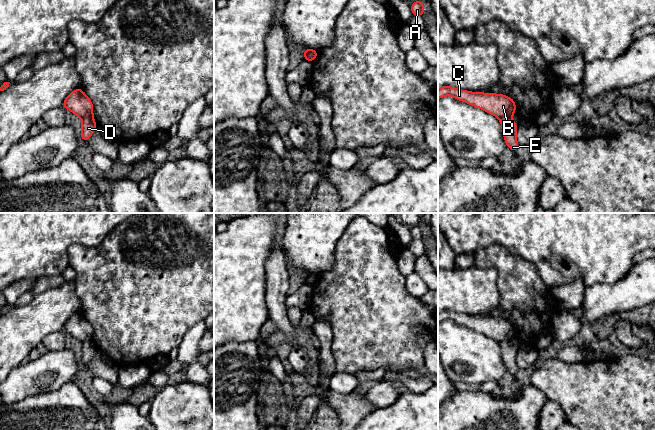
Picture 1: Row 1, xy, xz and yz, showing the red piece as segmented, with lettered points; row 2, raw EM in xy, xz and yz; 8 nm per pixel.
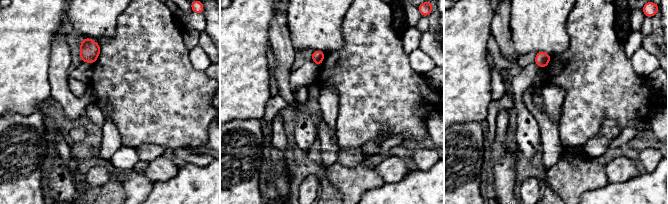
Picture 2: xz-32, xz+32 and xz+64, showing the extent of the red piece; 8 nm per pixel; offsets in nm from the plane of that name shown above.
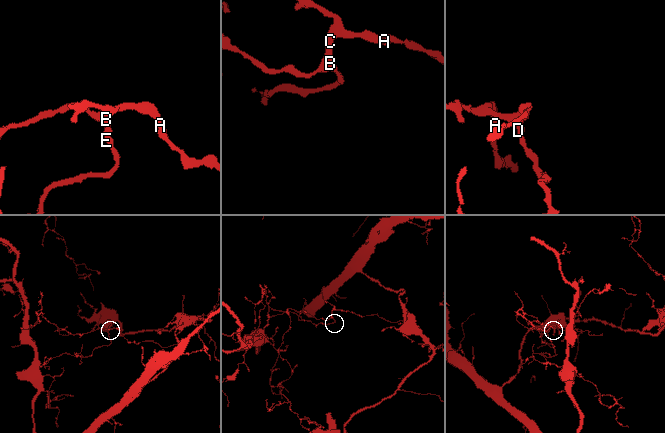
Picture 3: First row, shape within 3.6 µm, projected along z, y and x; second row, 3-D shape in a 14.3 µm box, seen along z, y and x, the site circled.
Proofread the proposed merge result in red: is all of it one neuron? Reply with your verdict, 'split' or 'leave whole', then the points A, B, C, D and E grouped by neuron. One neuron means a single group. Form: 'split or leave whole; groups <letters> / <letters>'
split; groups A B C / D E

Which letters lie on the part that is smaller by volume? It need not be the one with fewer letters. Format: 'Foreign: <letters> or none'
Foreign: A, B, C

